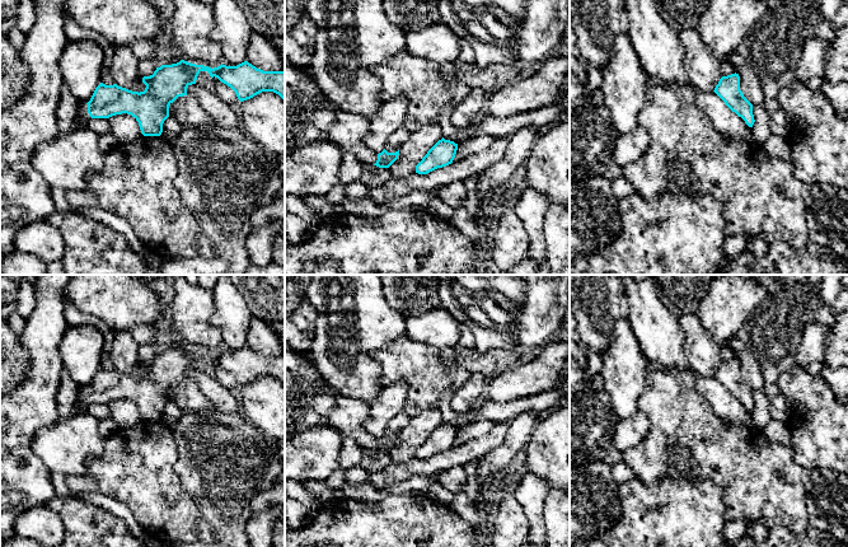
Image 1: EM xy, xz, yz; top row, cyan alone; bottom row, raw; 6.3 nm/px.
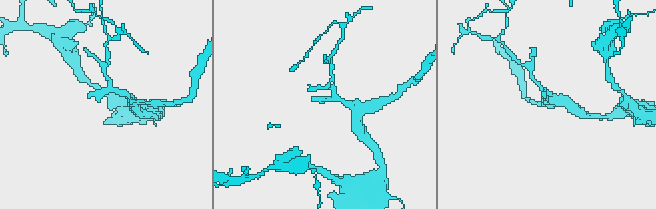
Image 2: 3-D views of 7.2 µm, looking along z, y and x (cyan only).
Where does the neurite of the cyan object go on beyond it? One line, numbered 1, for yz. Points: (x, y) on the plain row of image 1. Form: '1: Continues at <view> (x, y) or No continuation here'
1: No continuation here

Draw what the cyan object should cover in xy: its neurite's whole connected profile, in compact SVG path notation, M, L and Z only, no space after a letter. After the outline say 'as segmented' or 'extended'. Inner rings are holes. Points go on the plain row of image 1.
M181 345L177 349L161 350L160 352L156 352L153 360L144 361L142 368L146 373L140 378L118 371L117 369L106 370L100 368L95 373L90 385L79 391L74 408L75 413L85 412L92 403L109 403L116 399L127 398L136 403L144 421L160 421L163 417L163 408L169 402L169 391L178 382L187 380L187 373L196 369L197 361L201 356L207 356L211 364L215 361L221 368L230 371L240 387L250 384L262 377L273 377L285 385L285 355L263 356L248 346L236 351L226 351L221 349L220 351L211 354L209 351Z | extended

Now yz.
M739 359L722 361L713 375L725 389L741 402L749 412L753 412L755 405L753 399L753 389L744 382L740 375Z | as segmented

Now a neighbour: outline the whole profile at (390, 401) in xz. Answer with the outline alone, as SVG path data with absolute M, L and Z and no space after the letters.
M403 383L385 385L376 399L369 405L364 429L375 439L381 438L389 422L404 410L408 389Z

